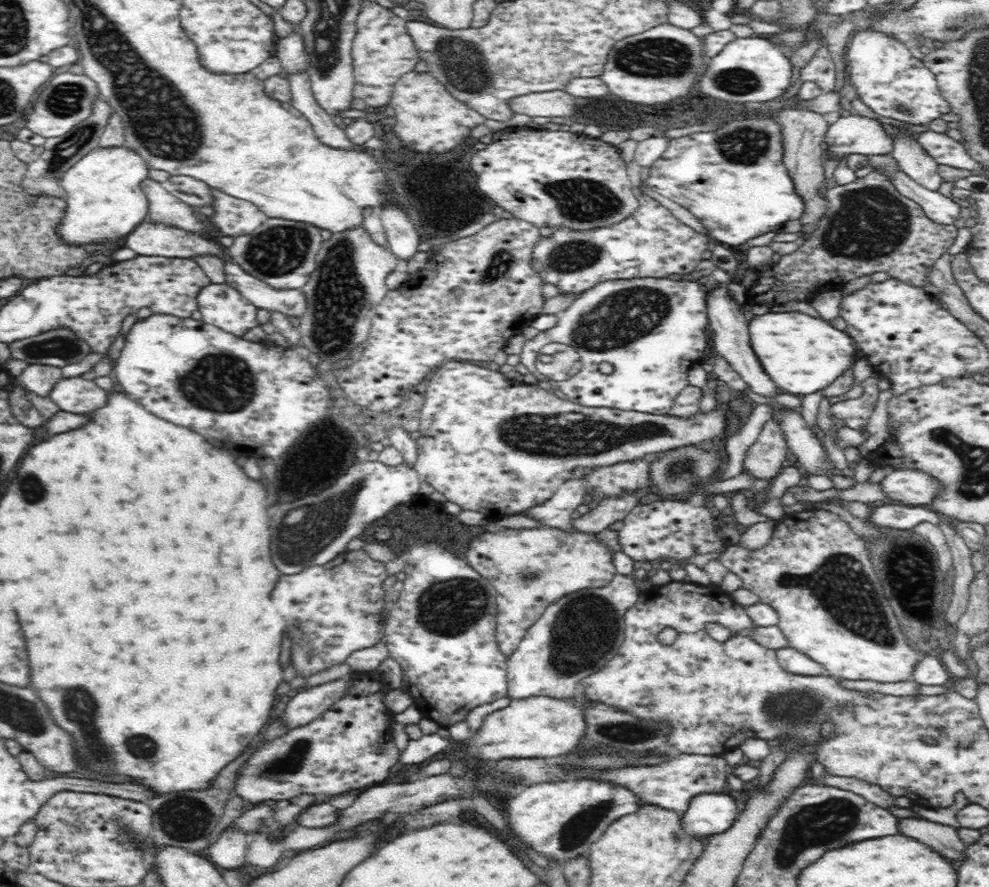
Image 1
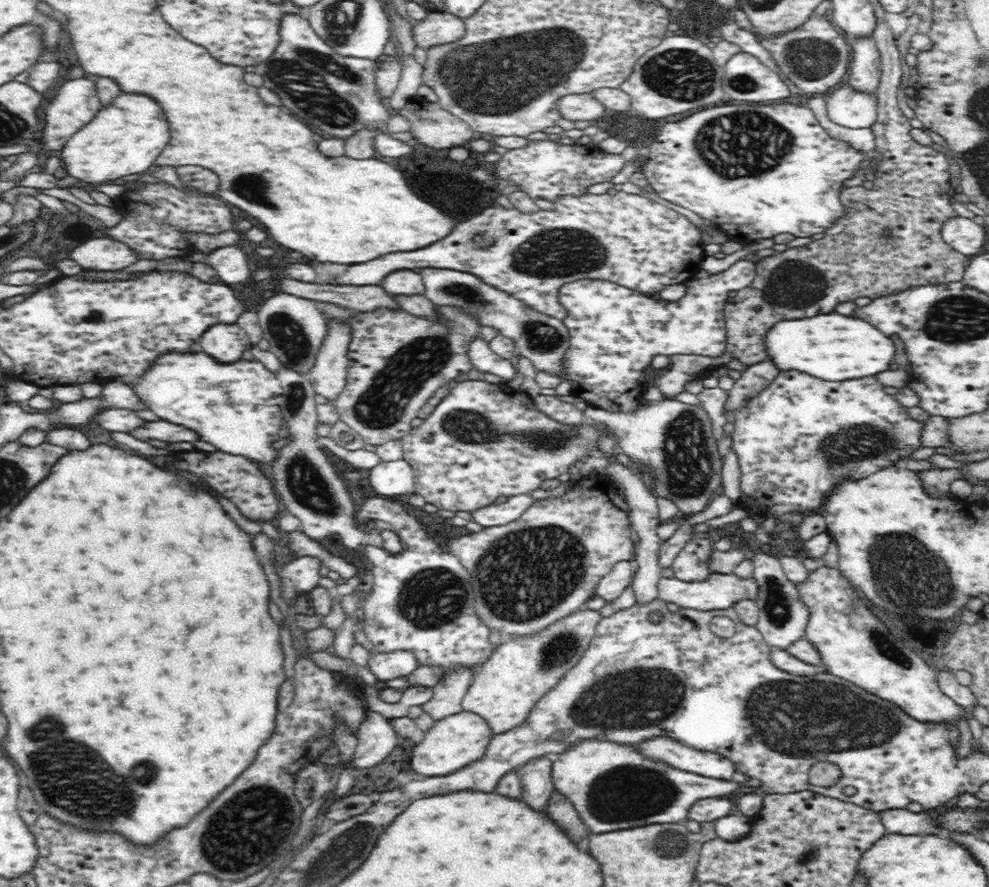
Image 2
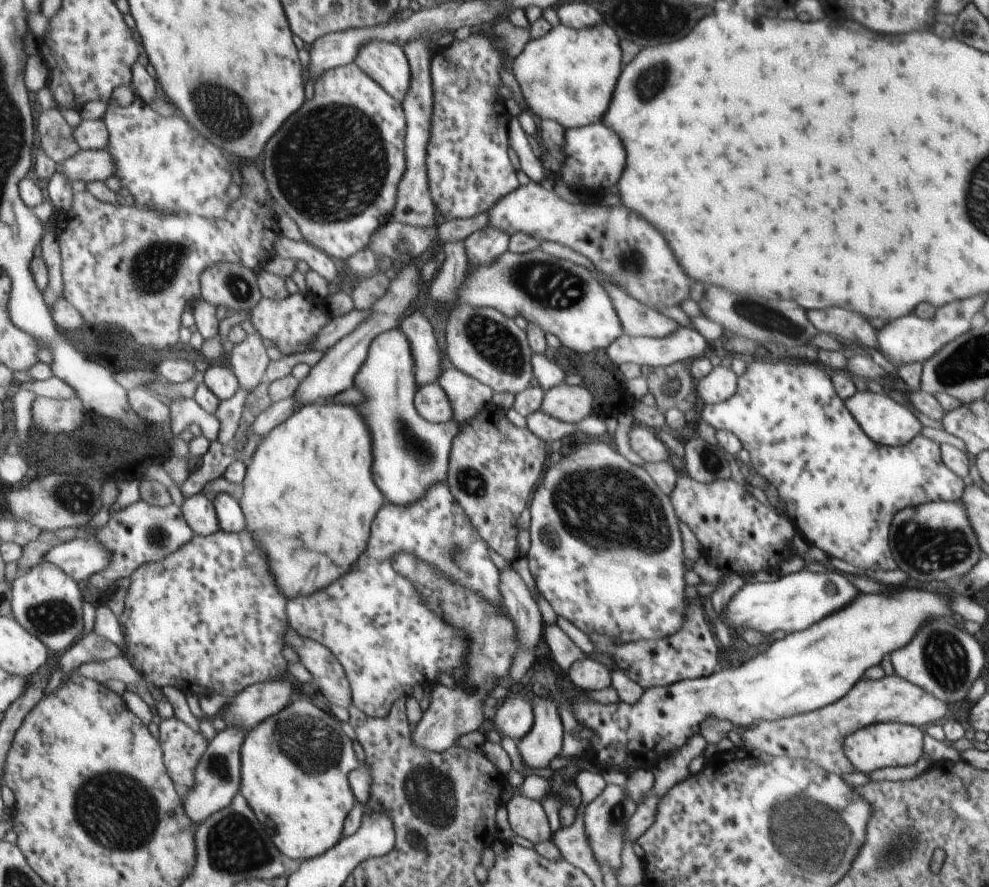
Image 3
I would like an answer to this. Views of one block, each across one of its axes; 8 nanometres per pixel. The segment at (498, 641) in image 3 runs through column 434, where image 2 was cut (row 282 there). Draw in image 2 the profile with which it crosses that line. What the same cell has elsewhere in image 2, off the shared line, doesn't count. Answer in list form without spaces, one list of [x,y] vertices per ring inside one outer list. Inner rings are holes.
[[[740,260],[723,272],[704,278],[690,278],[685,282],[684,296],[676,301],[656,299],[638,293],[637,290],[617,285],[610,281],[582,279],[567,282],[560,288],[559,301],[566,316],[563,323],[569,331],[569,348],[563,356],[563,377],[572,385],[572,395],[588,404],[608,412],[636,412],[648,406],[643,390],[648,387],[648,376],[654,368],[652,362],[657,355],[672,357],[676,355],[704,354],[718,357],[727,346],[725,320],[722,313],[724,301],[732,290],[750,286],[756,276],[755,262]]]

